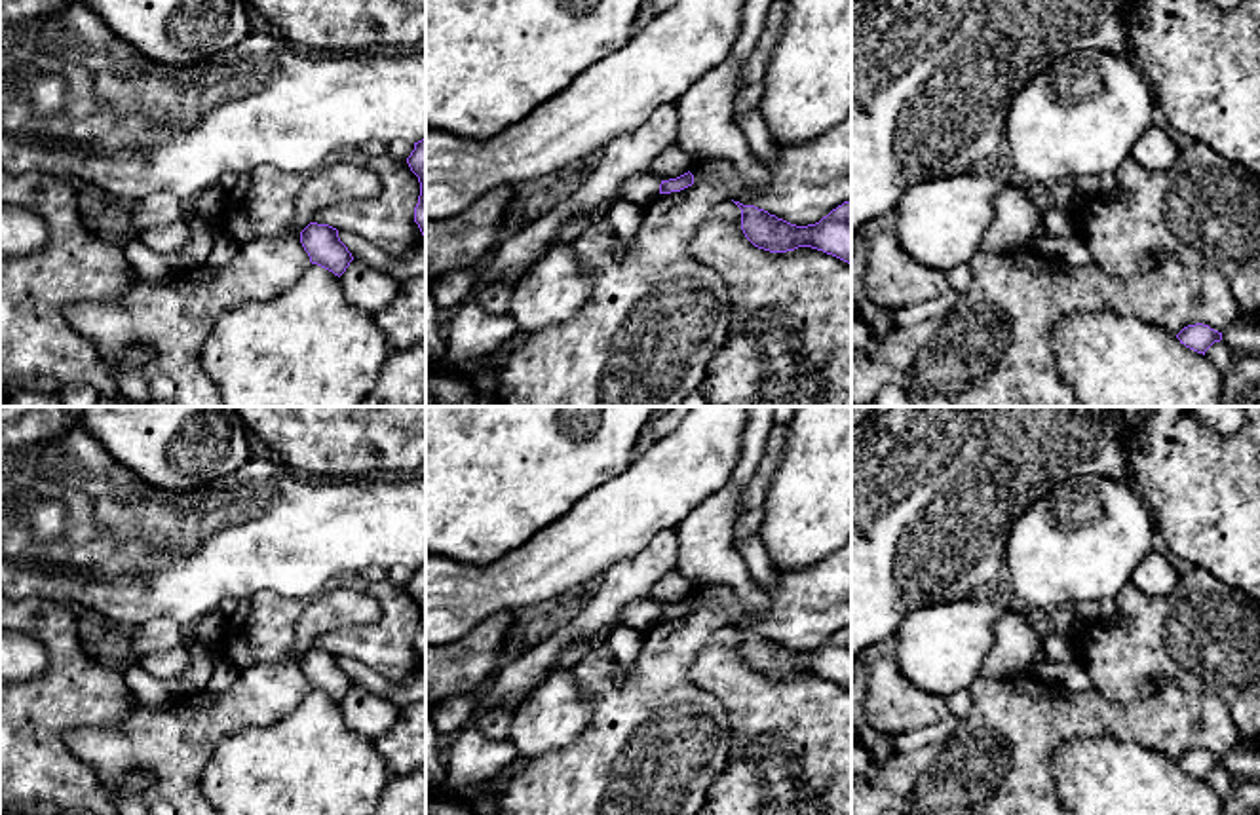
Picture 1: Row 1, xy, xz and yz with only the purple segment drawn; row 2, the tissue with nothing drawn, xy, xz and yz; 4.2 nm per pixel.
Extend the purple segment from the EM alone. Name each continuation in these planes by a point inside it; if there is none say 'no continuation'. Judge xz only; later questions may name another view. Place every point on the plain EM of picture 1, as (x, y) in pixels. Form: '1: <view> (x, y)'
1: xz (643, 614)

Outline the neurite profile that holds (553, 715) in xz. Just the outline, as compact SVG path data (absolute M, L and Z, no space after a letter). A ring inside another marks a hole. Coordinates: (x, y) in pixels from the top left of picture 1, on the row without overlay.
M572 669L553 671L513 711L509 743L517 758L530 762L568 747L585 731L591 703L574 682Z

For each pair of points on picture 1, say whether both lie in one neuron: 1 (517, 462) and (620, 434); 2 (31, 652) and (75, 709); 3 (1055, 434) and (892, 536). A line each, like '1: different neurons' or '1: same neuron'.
1: same neuron
2: different neurons
3: same neuron

